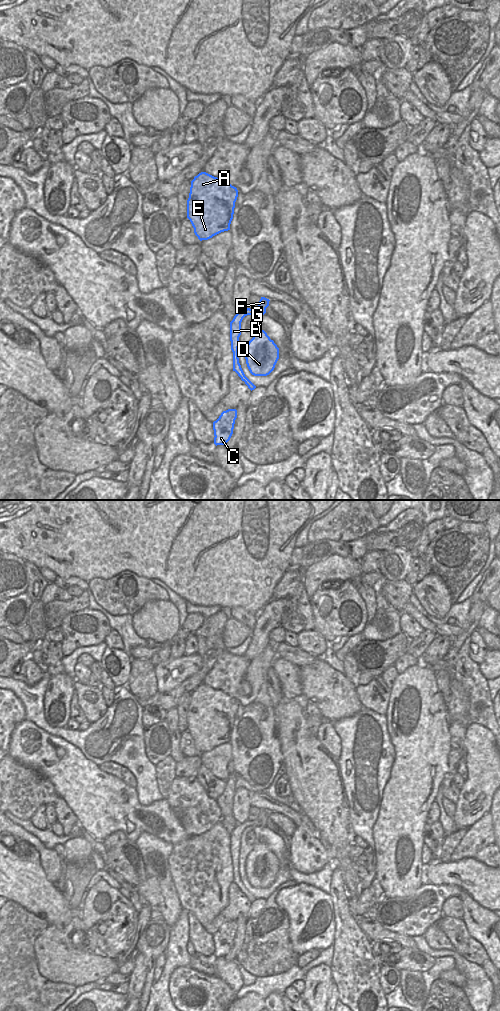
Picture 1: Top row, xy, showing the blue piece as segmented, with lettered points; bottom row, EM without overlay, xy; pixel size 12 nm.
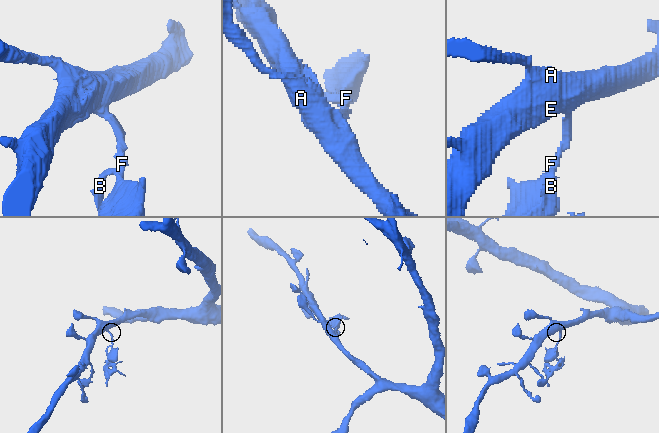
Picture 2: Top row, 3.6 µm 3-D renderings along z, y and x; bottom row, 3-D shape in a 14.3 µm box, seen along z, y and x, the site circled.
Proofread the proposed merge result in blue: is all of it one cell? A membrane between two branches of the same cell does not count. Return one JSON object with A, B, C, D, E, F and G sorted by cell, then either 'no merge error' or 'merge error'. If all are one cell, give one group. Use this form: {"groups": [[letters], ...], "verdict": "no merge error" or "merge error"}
{"groups": [["A", "E", "F"], ["B", "C", "D", "G"]], "verdict": "merge error"}

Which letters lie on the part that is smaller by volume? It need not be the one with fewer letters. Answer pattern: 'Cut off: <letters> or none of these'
Cut off: B, C, D, G

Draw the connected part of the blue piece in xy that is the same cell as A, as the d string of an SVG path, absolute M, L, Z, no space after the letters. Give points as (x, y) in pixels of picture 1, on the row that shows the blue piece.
M201 172L191 181L187 218L200 241L230 230L238 190L228 182Z

